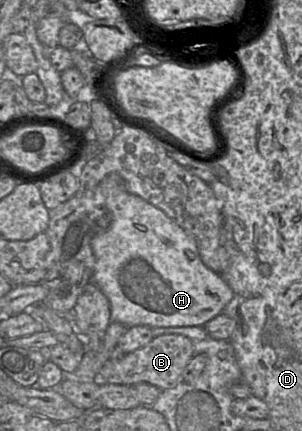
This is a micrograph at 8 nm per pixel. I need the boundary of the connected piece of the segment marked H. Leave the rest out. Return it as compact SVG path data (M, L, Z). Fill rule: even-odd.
M109 174L99 184L99 200L111 213L112 222L108 229L98 232L92 239L96 258L92 281L110 303L111 321L125 327L204 326L222 313L234 292L220 274L202 262L192 234L161 209L128 192L125 181L118 174Z

